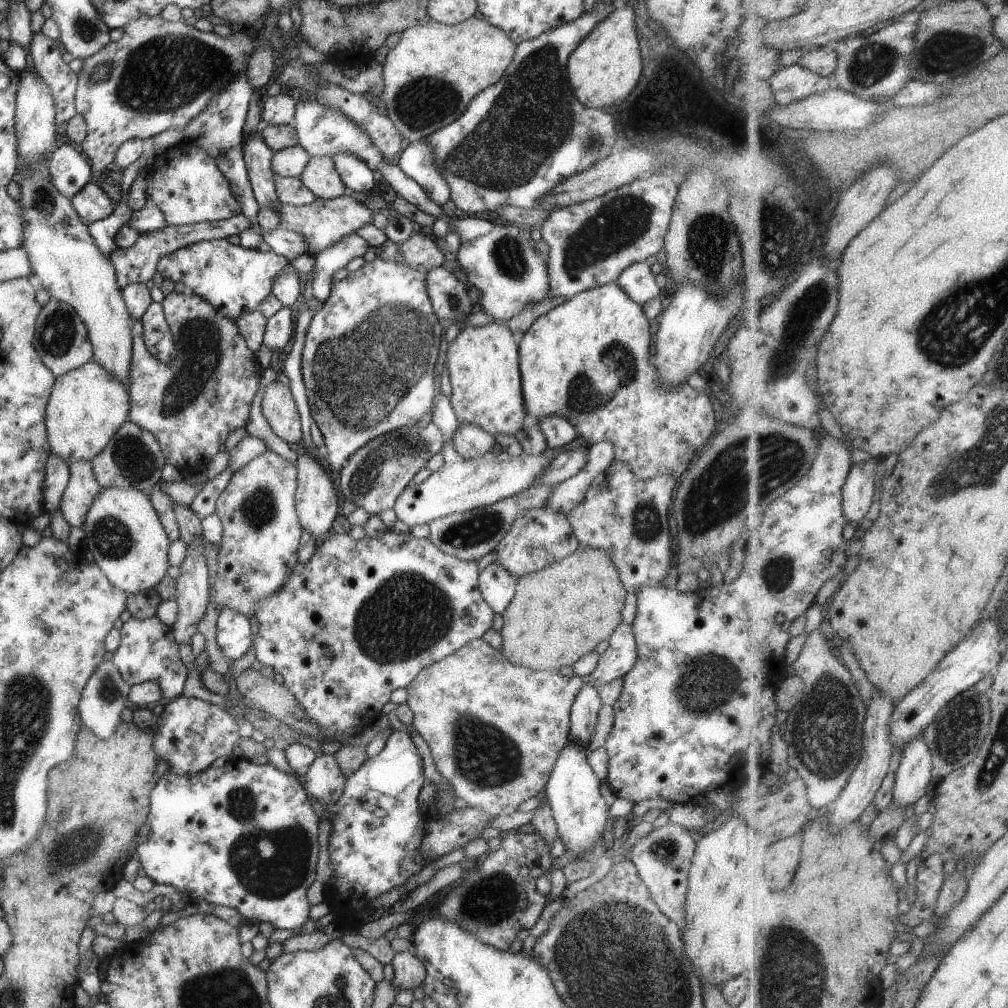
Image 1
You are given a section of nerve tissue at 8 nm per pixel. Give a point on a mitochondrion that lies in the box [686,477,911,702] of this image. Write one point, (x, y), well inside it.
(777, 573)

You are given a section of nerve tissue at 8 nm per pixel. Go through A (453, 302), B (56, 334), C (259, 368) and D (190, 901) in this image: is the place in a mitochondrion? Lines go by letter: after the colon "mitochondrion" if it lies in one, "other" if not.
A: mitochondrion
B: mitochondrion
C: other
D: other

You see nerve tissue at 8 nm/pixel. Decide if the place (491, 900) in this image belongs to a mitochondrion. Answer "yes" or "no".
yes

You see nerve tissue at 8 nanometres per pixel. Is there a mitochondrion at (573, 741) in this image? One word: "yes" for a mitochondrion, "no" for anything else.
no

